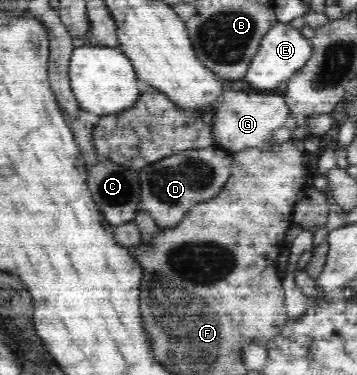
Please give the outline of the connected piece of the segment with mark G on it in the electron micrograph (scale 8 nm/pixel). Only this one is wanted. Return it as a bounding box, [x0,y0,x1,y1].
[213,91,289,154]

